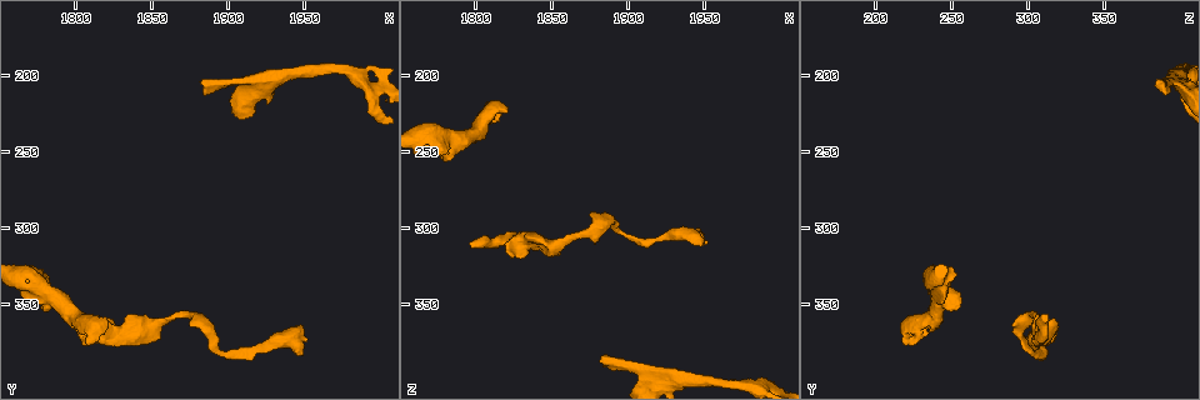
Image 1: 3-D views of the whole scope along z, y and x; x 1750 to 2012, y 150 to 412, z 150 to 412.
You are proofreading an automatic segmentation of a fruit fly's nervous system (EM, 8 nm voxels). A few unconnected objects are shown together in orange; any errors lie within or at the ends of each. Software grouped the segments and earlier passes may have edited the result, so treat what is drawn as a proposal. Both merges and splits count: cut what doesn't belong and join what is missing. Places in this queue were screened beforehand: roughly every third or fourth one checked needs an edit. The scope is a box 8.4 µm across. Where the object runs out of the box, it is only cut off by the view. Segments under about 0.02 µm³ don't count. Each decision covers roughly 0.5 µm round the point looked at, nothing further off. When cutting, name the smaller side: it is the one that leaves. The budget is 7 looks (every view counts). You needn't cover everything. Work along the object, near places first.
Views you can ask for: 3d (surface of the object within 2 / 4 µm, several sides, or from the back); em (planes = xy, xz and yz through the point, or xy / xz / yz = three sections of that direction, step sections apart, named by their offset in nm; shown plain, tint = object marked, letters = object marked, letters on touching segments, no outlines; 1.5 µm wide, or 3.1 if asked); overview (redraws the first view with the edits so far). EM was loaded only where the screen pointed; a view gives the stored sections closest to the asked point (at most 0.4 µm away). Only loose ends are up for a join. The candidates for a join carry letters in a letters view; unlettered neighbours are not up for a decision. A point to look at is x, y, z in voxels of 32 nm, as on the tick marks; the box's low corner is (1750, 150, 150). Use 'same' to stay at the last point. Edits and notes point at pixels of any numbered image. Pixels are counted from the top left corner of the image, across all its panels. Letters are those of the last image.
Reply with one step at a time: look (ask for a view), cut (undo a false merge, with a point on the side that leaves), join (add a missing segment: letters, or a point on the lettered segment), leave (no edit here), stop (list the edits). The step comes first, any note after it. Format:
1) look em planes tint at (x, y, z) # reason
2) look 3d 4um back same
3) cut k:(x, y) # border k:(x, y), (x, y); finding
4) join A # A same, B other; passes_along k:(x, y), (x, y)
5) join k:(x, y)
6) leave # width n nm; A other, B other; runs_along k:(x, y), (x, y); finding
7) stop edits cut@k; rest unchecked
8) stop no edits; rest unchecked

look 3d 2um at (1882, 204, 384) # branch stops here

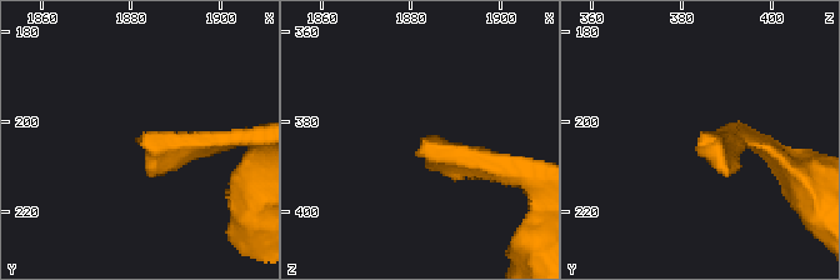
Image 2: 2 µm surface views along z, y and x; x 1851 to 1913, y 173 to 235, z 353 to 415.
look em planes plain at (1885, 202, 385)

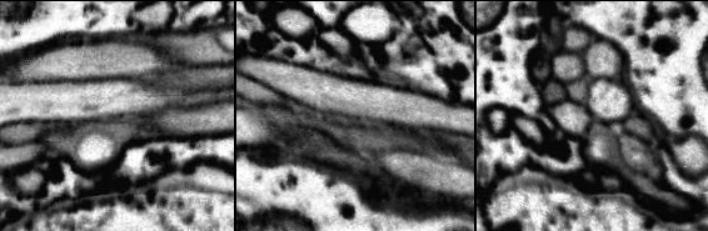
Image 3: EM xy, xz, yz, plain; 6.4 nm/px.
look em planes letters same # what lies round it

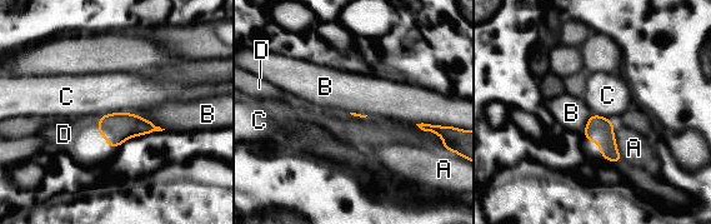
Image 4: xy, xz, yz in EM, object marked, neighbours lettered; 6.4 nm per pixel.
join D # A other, B other, C other, D same; passes_along 4:(116, 128), (99, 125), (64, 134); the neuron continues

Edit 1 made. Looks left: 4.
look overview # see it whole again

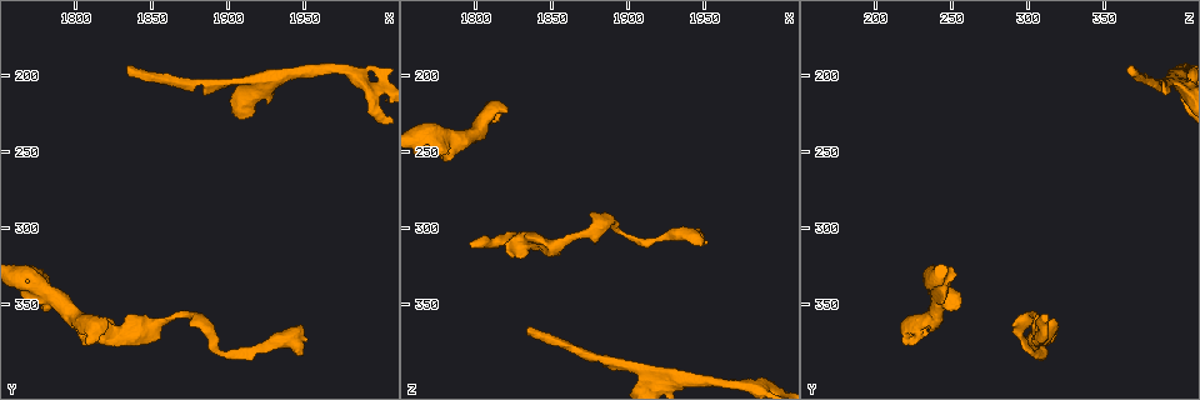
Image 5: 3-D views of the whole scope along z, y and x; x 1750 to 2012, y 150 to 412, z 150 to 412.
look 3d 4um at (1836, 194, 364) # long arm stops here

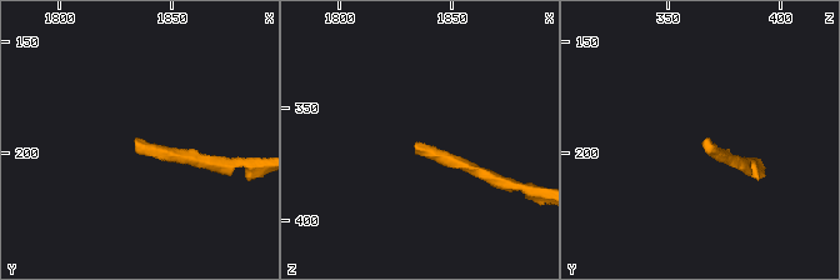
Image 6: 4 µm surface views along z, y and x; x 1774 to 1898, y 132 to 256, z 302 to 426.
look em planes tint at (1835, 195, 366) # now the EM

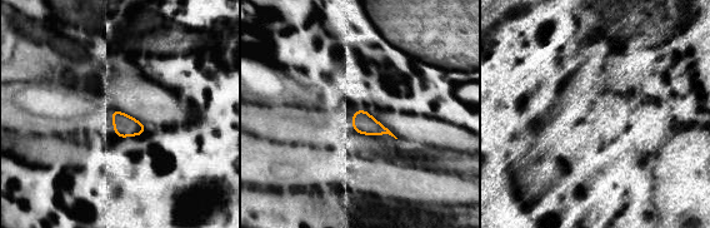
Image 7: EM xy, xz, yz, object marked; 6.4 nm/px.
look em planes letters same

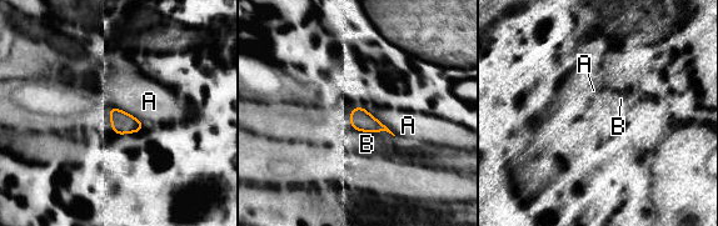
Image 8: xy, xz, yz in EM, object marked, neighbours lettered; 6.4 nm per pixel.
leave # longest_contact A 320 nm; A other, B other; border 8:(358, 105), (364, 108), (395, 135); none of them fits

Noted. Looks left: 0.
stop edits join@4; rest unchecked

